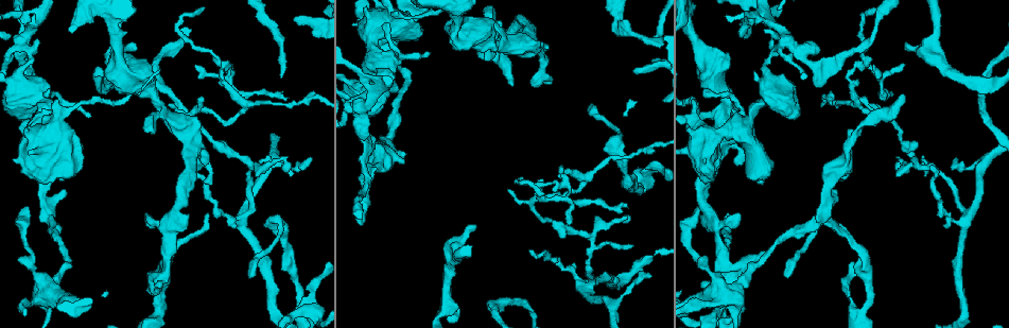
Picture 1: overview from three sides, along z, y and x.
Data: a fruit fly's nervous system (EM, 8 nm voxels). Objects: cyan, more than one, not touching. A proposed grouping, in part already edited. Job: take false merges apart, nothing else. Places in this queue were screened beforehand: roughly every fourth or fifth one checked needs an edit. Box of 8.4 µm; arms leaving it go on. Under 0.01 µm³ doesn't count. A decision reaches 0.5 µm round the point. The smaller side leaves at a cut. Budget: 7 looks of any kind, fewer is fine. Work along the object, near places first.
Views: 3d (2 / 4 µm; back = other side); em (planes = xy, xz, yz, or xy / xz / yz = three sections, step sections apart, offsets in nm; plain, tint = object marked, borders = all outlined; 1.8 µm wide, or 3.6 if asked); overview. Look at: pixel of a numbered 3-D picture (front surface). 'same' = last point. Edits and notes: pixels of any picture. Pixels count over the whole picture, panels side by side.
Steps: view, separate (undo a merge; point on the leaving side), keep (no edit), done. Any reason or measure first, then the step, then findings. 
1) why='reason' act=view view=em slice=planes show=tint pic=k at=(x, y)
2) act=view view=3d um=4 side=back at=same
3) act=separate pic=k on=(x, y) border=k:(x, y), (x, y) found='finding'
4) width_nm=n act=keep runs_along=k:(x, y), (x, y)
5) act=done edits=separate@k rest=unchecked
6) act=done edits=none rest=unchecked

why='sharp bend' act=view view=em slice=planes show=tint pic=1 at=(311, 309)

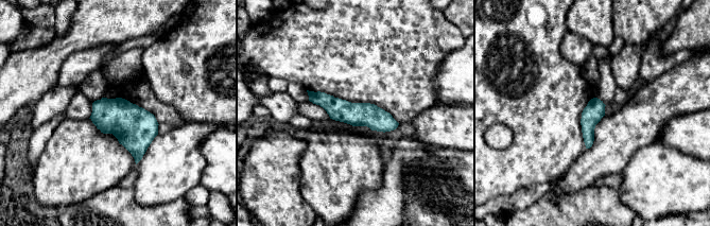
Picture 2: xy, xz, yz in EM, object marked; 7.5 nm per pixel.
act=keep found='continuous, no second neuron'

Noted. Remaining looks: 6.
why='four or more arms meet' act=view view=3d um=2 pic=1 at=(581, 284)

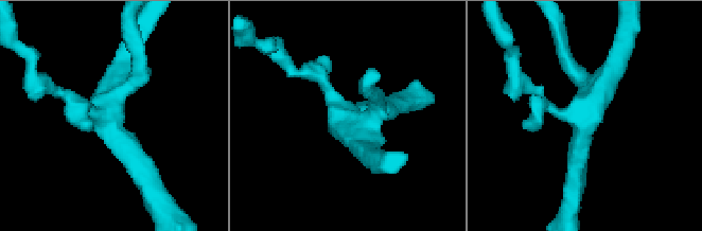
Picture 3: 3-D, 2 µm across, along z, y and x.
arms=4 why='need the tissue' act=view view=em um=3.6 slice=planes show=tint pic=3 at=(585, 108)

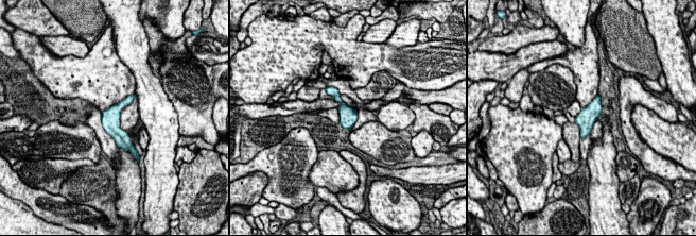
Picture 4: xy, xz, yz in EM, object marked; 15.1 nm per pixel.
act=keep found='continuous, no second neuron'

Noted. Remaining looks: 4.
why='abrupt turn' act=view view=3d um=4 pic=1 at=(194, 108)

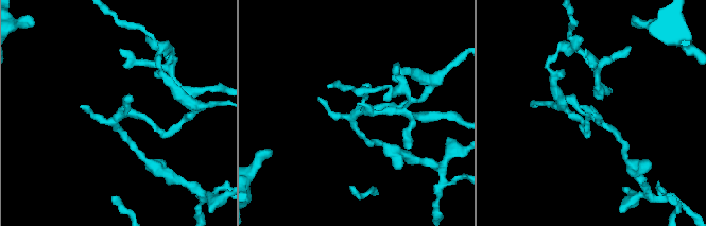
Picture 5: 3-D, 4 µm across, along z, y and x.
act=view view=em slice=yz step=8 show=tint pic=5 at=(116, 113)

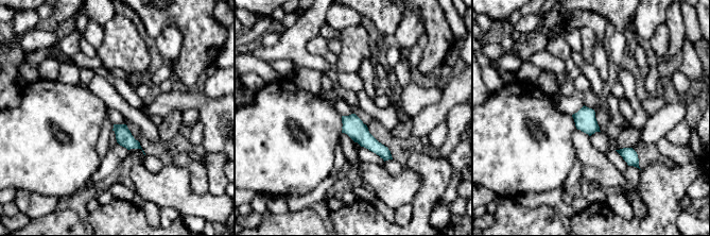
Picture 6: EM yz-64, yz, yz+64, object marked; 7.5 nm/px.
why='cut it another way' act=view view=em slice=planes show=tint at=same

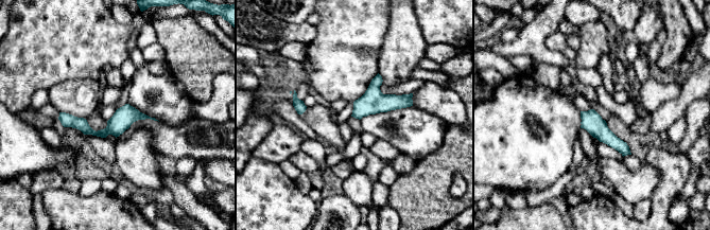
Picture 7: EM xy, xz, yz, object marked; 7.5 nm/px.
width_nm=160 act=keep runs_along=7:(142, 117), (104, 133), (62, 118) found='one neuron here'

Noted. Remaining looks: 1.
act=done edits=none rest=unchecked

